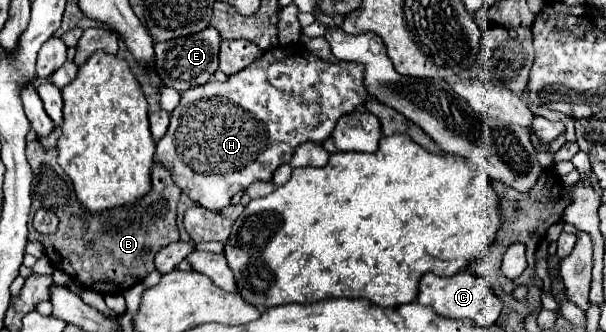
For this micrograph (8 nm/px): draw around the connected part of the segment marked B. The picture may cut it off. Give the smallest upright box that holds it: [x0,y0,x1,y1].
[27,142,179,294]

